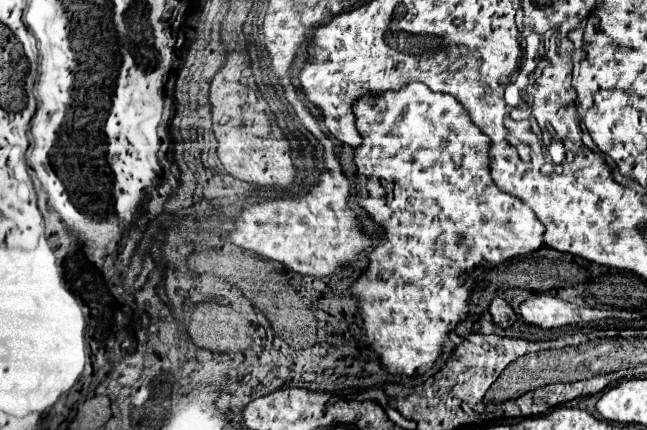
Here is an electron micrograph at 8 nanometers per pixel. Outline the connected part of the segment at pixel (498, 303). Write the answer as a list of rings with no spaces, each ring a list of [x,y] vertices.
[[[494,298],[492,304],[490,304],[490,314],[492,314],[492,320],[496,326],[502,326],[502,328],[510,328],[514,322],[516,322],[516,314],[514,310],[510,308],[508,302],[504,302],[502,298]]]

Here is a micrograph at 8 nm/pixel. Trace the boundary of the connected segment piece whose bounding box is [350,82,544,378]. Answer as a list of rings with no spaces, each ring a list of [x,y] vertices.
[[[408,82],[400,90],[388,90],[388,92],[376,94],[374,98],[370,94],[362,96],[352,106],[352,114],[354,114],[354,120],[356,120],[356,128],[358,128],[360,136],[362,136],[362,144],[354,150],[356,172],[364,174],[368,178],[368,184],[366,184],[368,198],[355,200],[355,205],[362,210],[366,210],[370,220],[382,228],[382,232],[378,236],[378,242],[368,252],[368,266],[362,270],[360,278],[350,284],[350,296],[358,302],[358,316],[362,318],[362,330],[364,330],[362,342],[366,344],[366,348],[376,352],[378,362],[382,364],[382,368],[388,374],[406,376],[406,378],[422,376],[426,370],[432,368],[432,364],[442,354],[442,346],[444,346],[446,336],[468,314],[468,306],[470,306],[470,298],[472,298],[474,288],[468,286],[466,282],[460,282],[462,272],[472,272],[482,262],[500,264],[500,262],[506,262],[506,260],[510,260],[514,256],[522,256],[522,254],[530,254],[530,252],[538,250],[542,246],[544,226],[532,214],[524,214],[524,210],[520,210],[520,200],[518,198],[506,194],[504,190],[500,190],[496,186],[496,182],[490,176],[490,162],[492,162],[490,160],[490,138],[480,128],[476,128],[472,124],[468,112],[464,110],[464,106],[454,96],[432,92],[428,86],[424,86],[420,82]]]

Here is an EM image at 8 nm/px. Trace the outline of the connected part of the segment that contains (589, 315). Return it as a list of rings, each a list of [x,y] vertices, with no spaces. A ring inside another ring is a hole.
[[[530,296],[526,302],[520,304],[522,320],[526,324],[538,326],[542,330],[560,328],[566,324],[586,324],[604,318],[602,310],[594,308],[578,308],[570,302],[564,302],[556,296]]]

